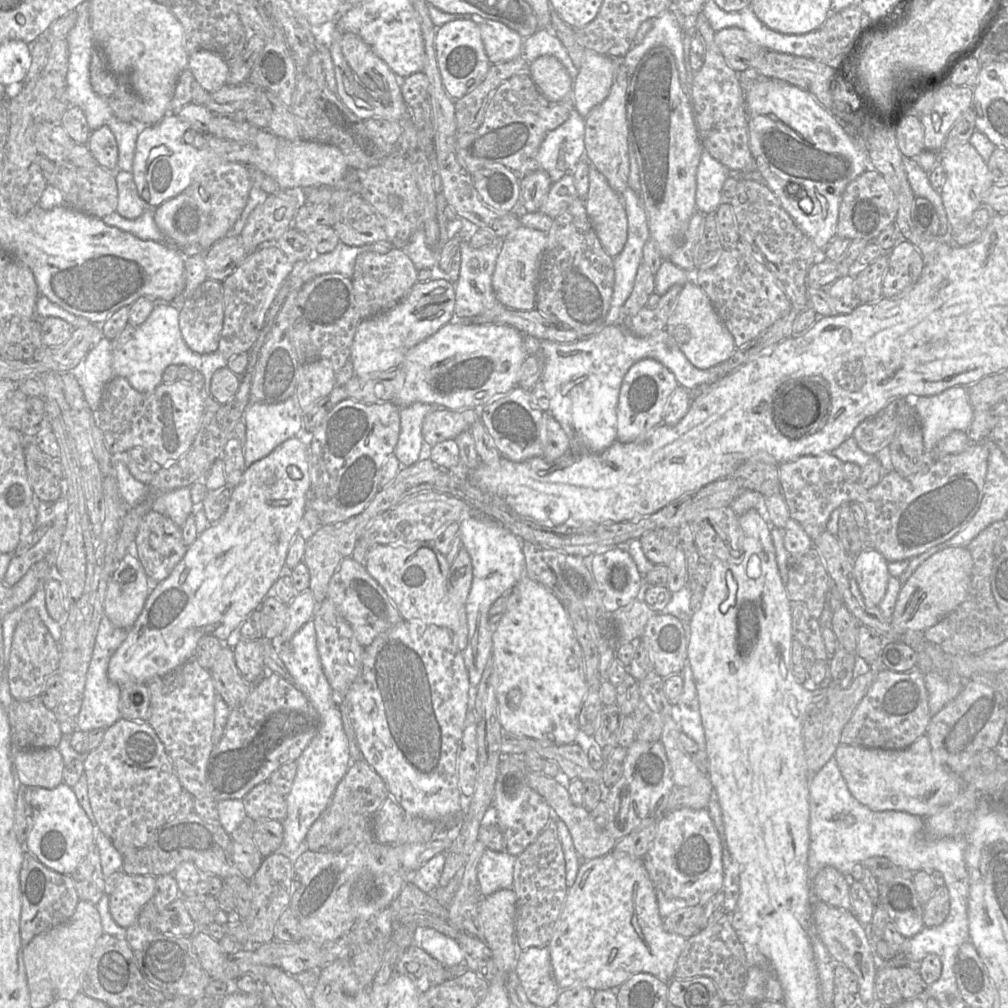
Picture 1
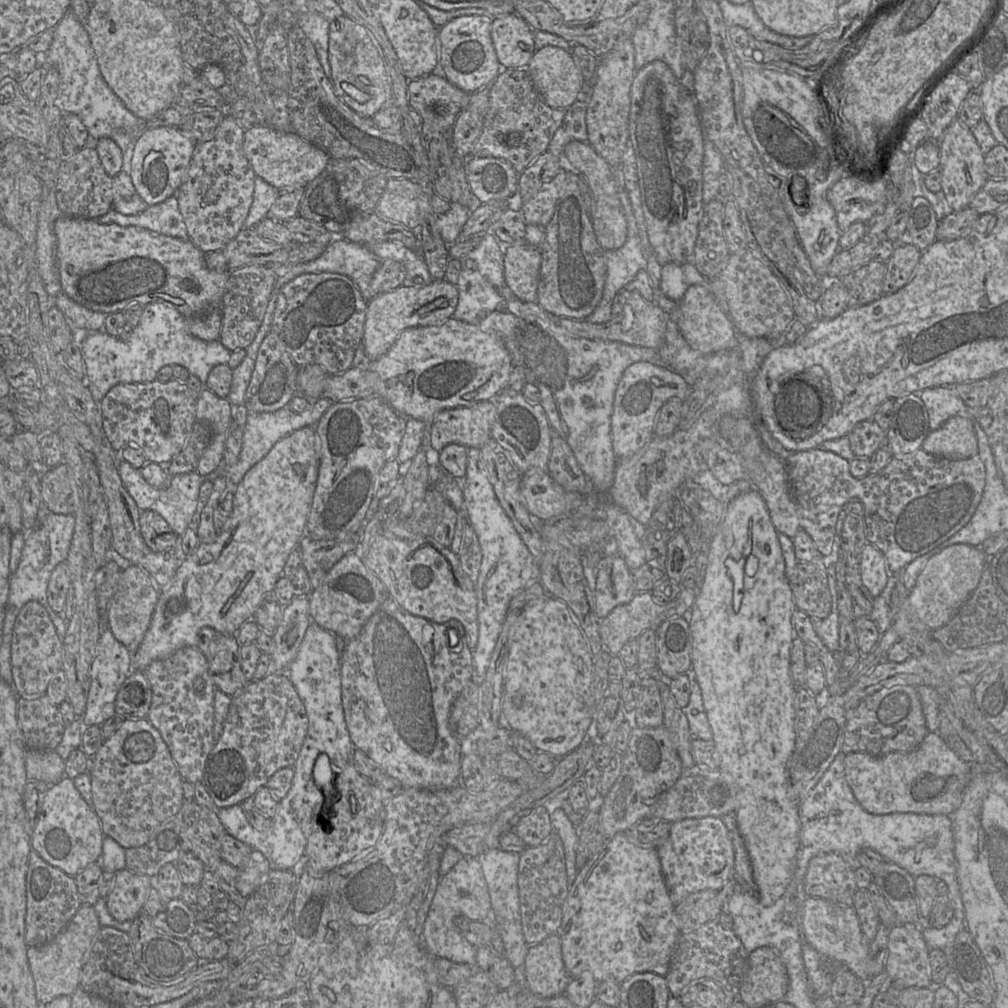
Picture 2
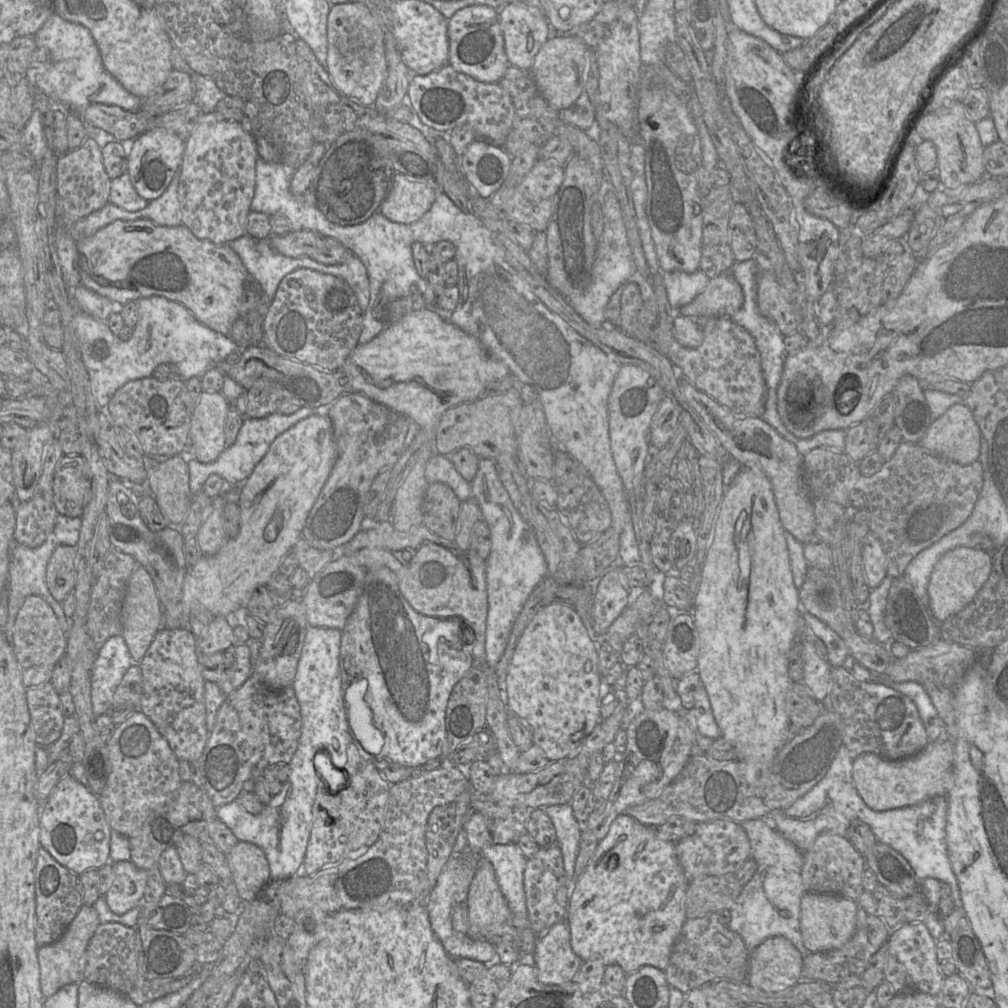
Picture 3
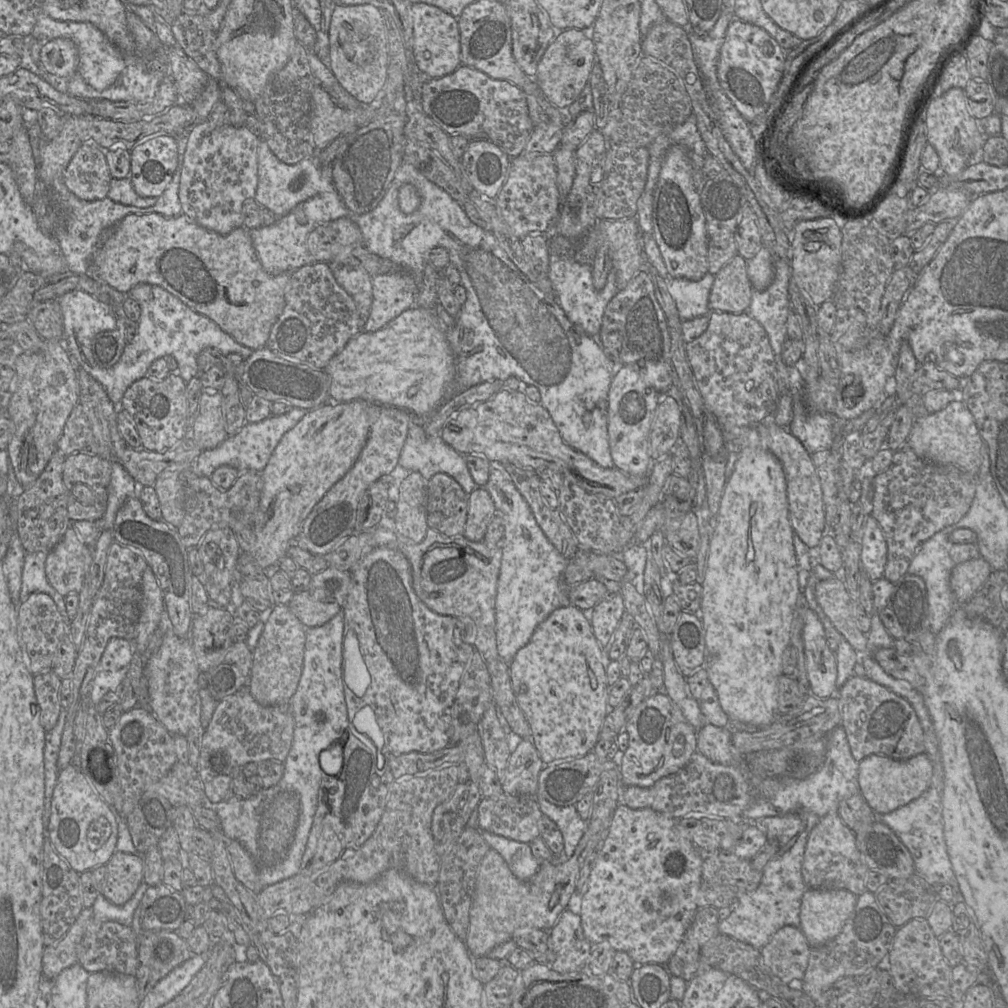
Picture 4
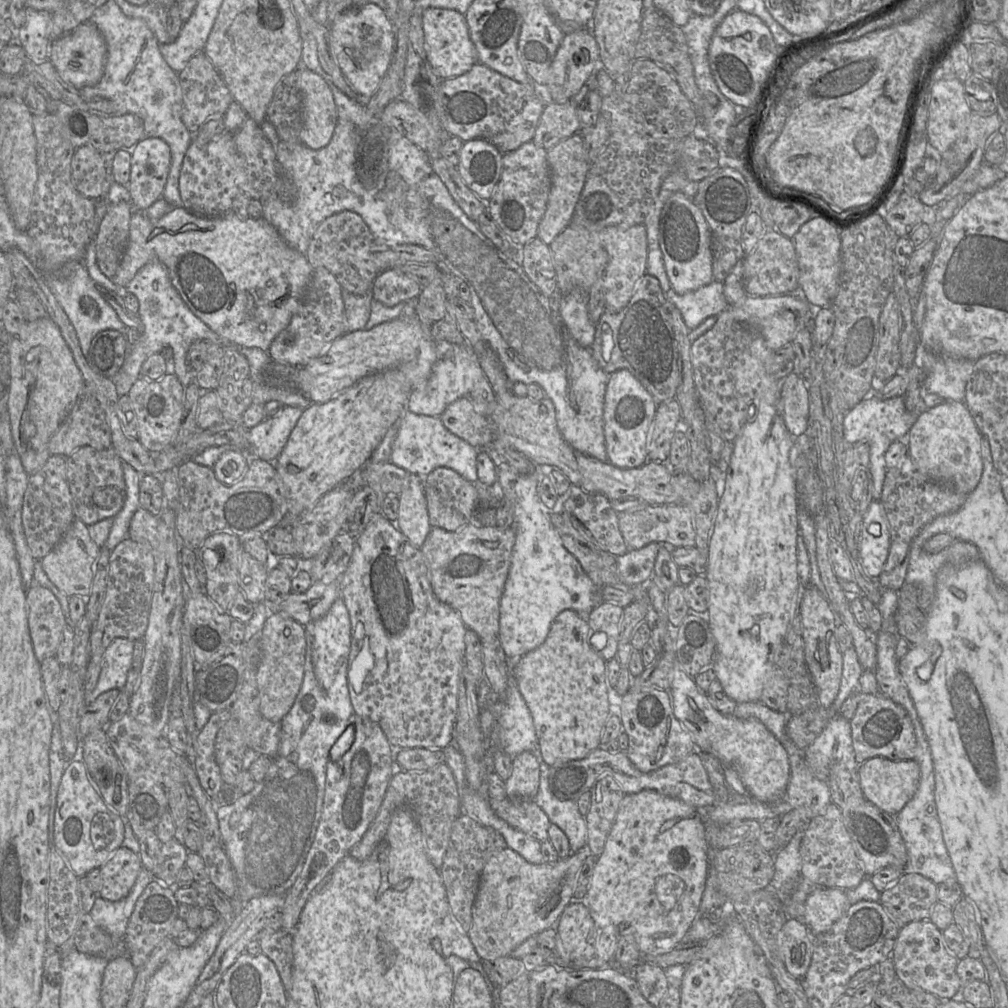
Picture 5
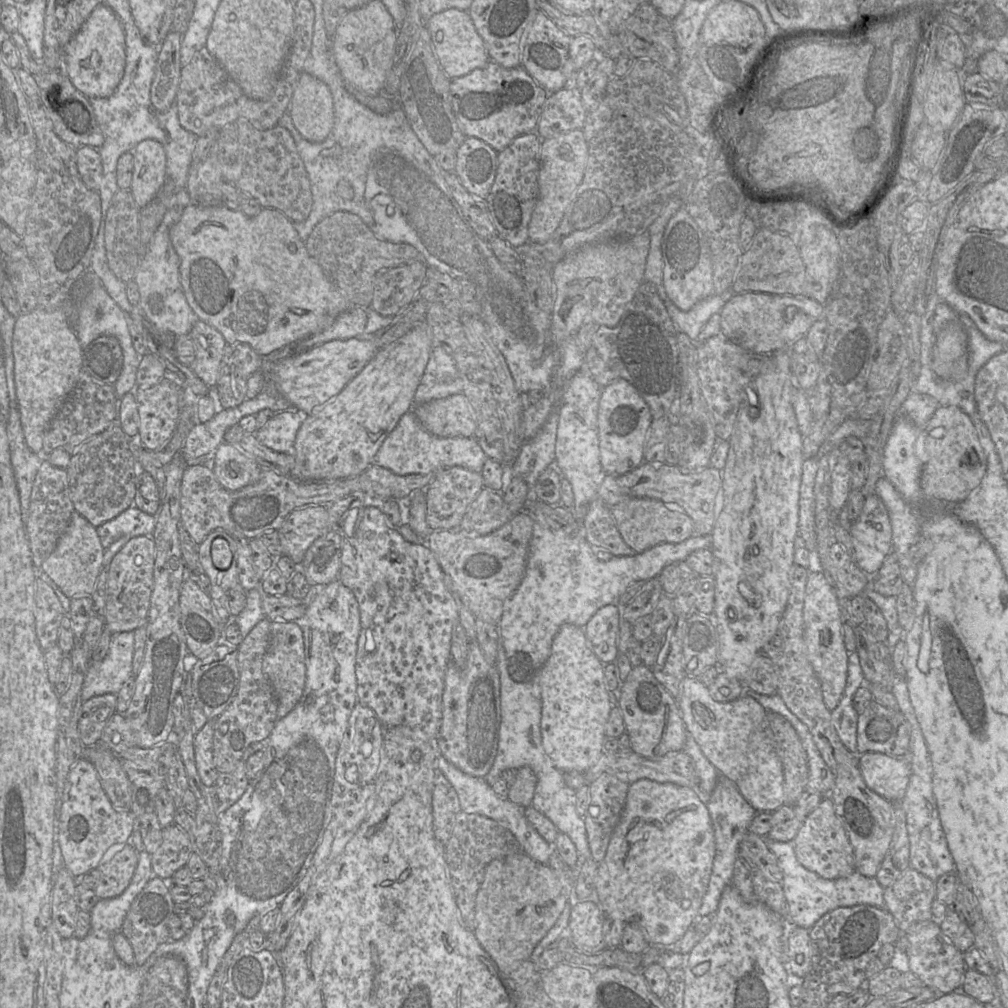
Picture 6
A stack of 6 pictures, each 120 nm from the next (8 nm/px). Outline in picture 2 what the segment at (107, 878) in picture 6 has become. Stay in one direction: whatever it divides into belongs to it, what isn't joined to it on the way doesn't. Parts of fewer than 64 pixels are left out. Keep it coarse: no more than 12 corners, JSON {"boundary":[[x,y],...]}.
{"boundary":[[128,868],[115,872],[106,897],[117,921],[143,909],[154,878]]}

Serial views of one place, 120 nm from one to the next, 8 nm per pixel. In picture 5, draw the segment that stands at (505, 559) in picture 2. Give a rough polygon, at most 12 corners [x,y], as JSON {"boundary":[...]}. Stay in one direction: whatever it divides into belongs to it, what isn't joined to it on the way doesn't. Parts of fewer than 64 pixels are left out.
{"boundary":[[496,466],[516,533],[499,639],[521,658],[601,589],[538,495],[551,466]]}

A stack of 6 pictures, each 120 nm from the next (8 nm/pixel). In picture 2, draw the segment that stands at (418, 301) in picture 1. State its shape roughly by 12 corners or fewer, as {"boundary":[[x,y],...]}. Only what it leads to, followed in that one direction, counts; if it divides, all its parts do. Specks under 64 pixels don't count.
{"boundary":[[456,285],[399,286],[368,302],[368,361],[409,327],[438,325],[458,304]]}

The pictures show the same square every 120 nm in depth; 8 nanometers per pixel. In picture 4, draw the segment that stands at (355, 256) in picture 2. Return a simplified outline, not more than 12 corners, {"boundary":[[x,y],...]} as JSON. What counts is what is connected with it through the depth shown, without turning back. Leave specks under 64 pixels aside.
{"boundary":[[329,264],[365,323],[373,301],[372,276],[362,267]]}

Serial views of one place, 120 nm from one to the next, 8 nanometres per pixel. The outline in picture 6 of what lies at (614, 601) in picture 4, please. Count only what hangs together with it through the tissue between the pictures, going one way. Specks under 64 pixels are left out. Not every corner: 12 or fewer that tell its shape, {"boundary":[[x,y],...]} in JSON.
{"boundary":[[621,607],[600,608],[583,628],[604,665],[619,655]]}

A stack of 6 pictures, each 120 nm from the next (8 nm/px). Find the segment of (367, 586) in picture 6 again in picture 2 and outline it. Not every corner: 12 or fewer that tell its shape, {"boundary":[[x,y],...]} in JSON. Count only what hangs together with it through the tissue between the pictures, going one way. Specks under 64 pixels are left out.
{"boundary":[[388,595],[341,654],[350,739],[405,788],[461,783],[457,620]]}

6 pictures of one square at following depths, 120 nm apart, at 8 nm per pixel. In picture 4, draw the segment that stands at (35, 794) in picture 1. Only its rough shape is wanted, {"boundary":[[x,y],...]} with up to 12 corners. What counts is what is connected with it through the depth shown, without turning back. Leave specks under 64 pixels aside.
{"boundary":[[81,769],[59,771],[49,837],[77,873],[109,862],[118,817]]}

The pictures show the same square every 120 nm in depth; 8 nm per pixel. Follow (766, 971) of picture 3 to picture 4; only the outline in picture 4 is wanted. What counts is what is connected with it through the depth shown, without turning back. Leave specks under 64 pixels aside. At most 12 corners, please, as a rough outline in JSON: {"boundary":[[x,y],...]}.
{"boundary":[[786,925],[761,949],[783,983],[799,983],[810,945]]}

